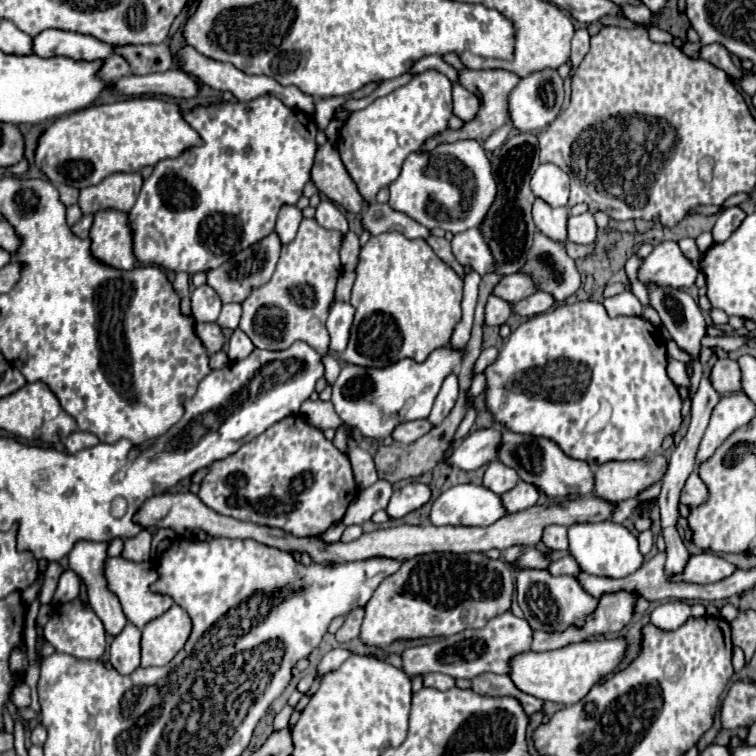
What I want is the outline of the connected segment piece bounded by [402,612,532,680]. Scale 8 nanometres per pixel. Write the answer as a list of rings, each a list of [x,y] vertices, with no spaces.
[[[504,612],[492,618],[480,630],[464,630],[460,634],[442,638],[430,646],[408,648],[402,656],[404,672],[408,676],[426,674],[426,672],[442,672],[452,678],[476,678],[478,674],[508,674],[508,660],[522,652],[528,652],[532,644],[532,628],[524,618],[516,618],[512,612]]]

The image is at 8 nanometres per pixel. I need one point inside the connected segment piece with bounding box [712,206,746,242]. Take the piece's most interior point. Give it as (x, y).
(729, 220)

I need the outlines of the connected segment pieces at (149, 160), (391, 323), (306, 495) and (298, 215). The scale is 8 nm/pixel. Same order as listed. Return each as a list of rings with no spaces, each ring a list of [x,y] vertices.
[[[128,98],[58,118],[38,140],[36,166],[50,182],[82,190],[110,174],[140,172],[144,166],[156,166],[160,160],[178,158],[200,144],[198,132],[184,120],[178,104],[160,98]]]
[[[400,232],[370,236],[370,240],[360,250],[356,266],[356,282],[350,300],[350,304],[356,308],[356,316],[348,348],[340,354],[340,358],[344,362],[368,368],[382,368],[402,358],[424,362],[432,350],[450,342],[452,330],[462,314],[460,300],[462,278],[434,254],[426,240],[410,240]]]
[[[288,416],[272,424],[254,440],[242,444],[236,454],[214,462],[200,482],[198,498],[214,512],[232,516],[236,520],[282,528],[284,532],[294,536],[320,536],[332,524],[342,520],[356,494],[358,488],[352,476],[350,460],[330,440],[326,440],[318,428],[302,420],[302,416]]]
[[[284,204],[284,208],[280,208],[278,220],[276,220],[276,234],[280,236],[282,244],[288,244],[294,240],[300,220],[302,220],[302,212],[296,206]]]

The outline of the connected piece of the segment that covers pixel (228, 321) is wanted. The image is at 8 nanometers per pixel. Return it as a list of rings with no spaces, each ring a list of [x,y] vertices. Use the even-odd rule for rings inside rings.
[[[224,304],[224,306],[222,306],[222,312],[220,312],[220,316],[218,316],[216,322],[218,322],[220,328],[230,328],[230,330],[234,330],[234,328],[238,328],[240,316],[242,316],[240,304]]]

